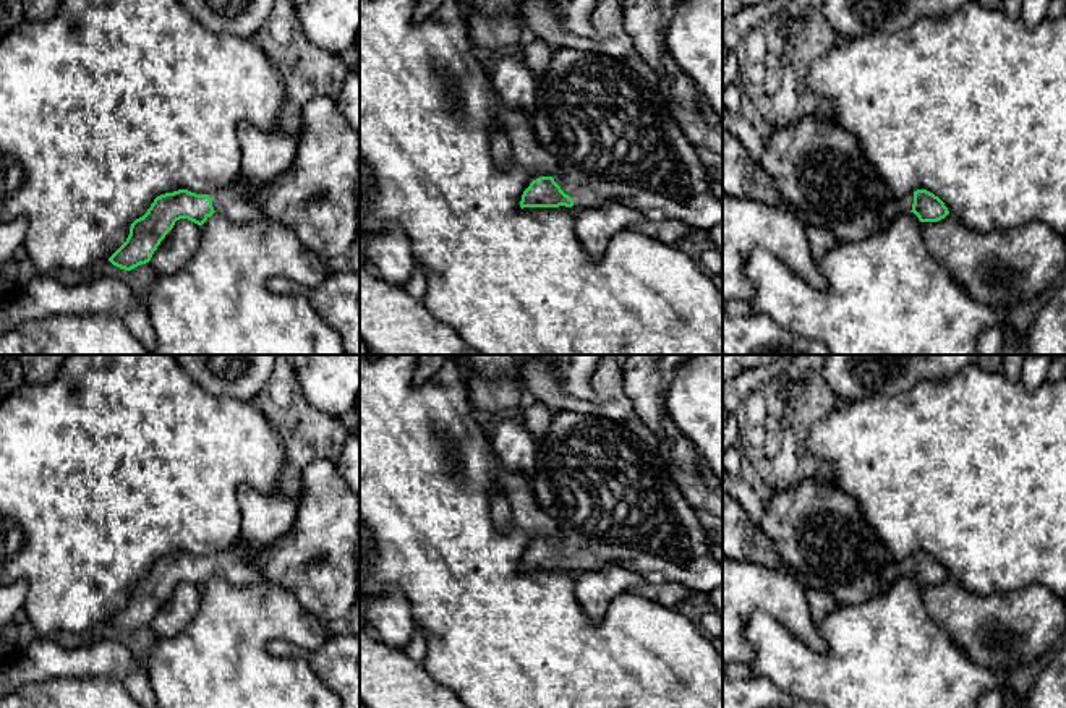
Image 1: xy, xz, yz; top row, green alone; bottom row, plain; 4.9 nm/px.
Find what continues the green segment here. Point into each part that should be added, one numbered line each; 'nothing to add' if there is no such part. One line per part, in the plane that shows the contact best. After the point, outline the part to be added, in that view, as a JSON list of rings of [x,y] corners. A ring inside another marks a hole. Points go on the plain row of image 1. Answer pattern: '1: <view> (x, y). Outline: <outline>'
1: xz (613, 501). Outline: [[[567,410],[554,413],[549,429],[536,441],[536,465],[530,483],[541,510],[557,527],[554,544],[572,561],[577,574],[616,564],[653,585],[680,583],[705,595],[723,588],[723,564],[711,556],[711,541],[693,507],[671,478],[661,457],[620,423]]]

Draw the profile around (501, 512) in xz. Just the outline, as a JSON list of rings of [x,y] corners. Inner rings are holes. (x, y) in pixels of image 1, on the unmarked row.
[[[497,493],[492,499],[492,520],[497,530],[507,531],[512,527],[512,512],[507,497]]]

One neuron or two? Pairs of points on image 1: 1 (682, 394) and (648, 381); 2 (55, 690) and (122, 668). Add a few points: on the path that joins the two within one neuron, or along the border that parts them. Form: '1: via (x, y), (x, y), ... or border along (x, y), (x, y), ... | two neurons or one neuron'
1: border along (674, 371), (666, 394), (666, 412), (677, 426) | two neurons
2: border along (51, 679), (115, 679), (125, 690) | two neurons

